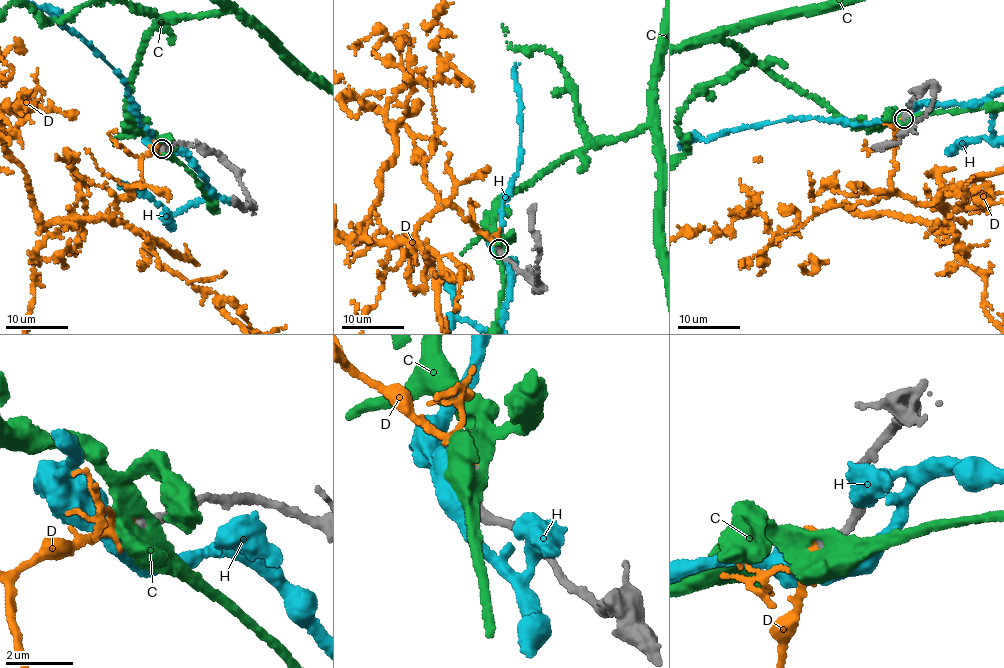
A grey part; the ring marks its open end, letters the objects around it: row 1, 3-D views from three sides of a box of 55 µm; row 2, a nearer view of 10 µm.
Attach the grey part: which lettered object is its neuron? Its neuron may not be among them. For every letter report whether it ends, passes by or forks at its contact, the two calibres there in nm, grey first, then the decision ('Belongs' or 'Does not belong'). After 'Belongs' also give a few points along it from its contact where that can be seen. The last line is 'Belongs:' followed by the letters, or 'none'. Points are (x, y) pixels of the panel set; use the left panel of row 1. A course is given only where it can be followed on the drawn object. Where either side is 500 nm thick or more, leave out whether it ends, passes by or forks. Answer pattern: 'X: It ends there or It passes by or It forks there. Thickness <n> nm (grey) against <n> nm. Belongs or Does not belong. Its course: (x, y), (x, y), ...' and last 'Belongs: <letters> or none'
C: Thickness 400 nm (grey) against 500 nm. Does not belong
D: It passes by. Thickness 400 nm (grey) against 320 nm. Belongs
H: Thickness 400 nm (grey) against 600 nm. Does not belong
Belongs: D

